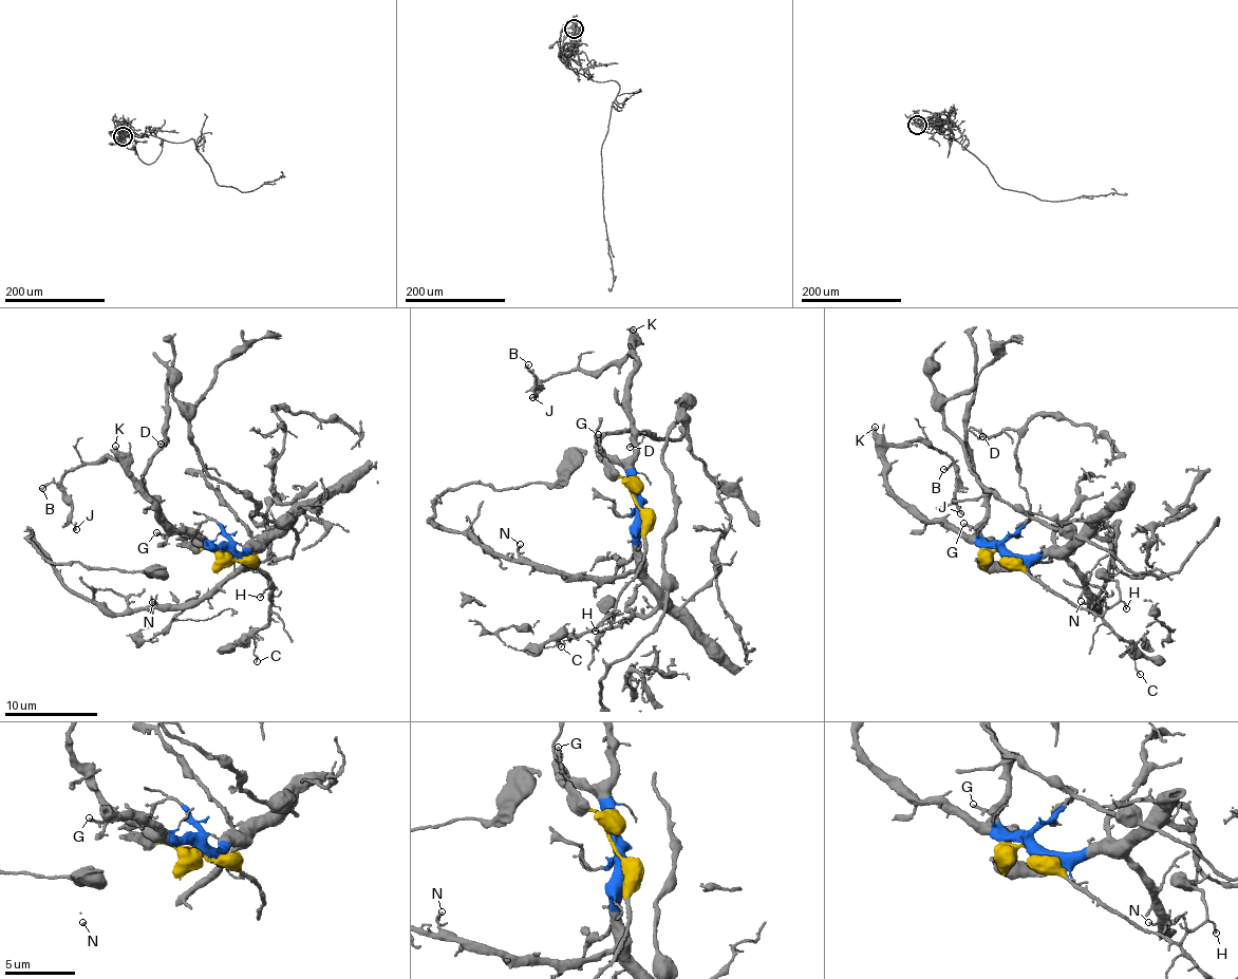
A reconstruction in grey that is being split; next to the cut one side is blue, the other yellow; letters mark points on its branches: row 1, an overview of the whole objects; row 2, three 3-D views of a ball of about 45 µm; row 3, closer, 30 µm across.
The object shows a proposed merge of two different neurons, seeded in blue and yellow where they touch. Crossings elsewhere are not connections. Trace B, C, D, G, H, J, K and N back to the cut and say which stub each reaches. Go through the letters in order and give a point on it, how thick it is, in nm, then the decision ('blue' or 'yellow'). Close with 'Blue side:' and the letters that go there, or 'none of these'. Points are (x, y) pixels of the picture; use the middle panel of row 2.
B: at (528, 364); 170 nm thick; blue
C: at (561, 646); 100 nm thick; yellow
D: at (630, 447); 120 nm thick; blue
G: at (598, 434); 180 nm thick; blue
H: at (595, 631); 120 nm thick; yellow
J: at (532, 397); 160 nm thick; blue
K: at (633, 330); 380 nm thick; blue
N: at (520, 544); 80 nm thick; blue
Blue side: B, D, G, J, K, N

